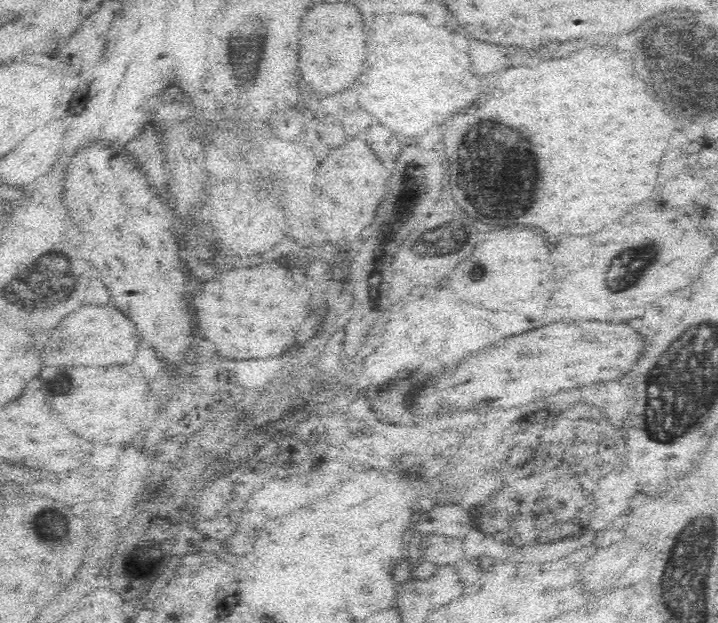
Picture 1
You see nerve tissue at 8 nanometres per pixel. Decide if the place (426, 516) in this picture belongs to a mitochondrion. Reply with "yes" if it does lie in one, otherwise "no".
no

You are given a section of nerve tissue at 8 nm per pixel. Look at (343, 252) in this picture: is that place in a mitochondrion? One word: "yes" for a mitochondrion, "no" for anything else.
no

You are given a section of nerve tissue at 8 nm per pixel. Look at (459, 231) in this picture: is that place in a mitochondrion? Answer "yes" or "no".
yes

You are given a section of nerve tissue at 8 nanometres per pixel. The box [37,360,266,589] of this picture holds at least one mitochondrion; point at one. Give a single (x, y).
(59, 384)

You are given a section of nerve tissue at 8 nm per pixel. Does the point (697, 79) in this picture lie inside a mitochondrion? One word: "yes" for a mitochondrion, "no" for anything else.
yes

